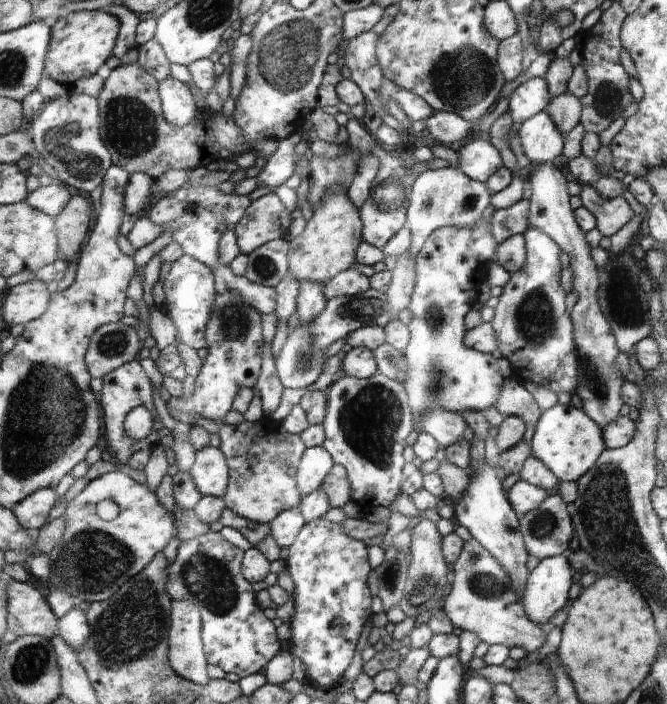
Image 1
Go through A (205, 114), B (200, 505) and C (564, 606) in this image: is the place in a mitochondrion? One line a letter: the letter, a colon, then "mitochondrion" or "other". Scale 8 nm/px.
A: other
B: other
C: other

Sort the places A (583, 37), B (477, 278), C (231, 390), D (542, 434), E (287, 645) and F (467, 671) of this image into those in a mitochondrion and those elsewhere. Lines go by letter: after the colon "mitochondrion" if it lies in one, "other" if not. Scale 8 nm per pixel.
A: other
B: other
C: other
D: other
E: other
F: other

